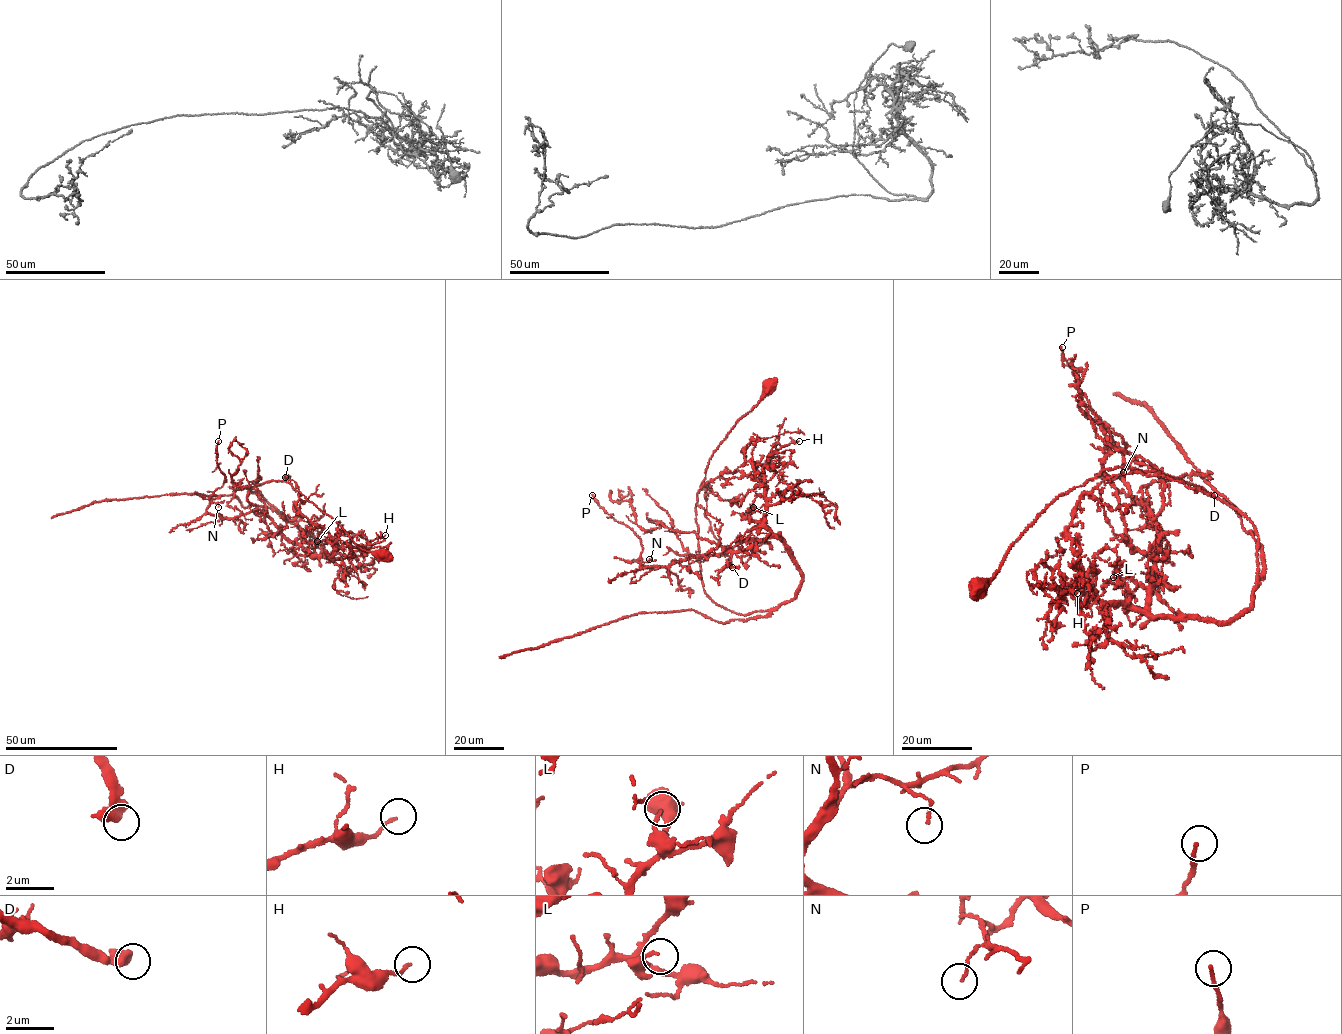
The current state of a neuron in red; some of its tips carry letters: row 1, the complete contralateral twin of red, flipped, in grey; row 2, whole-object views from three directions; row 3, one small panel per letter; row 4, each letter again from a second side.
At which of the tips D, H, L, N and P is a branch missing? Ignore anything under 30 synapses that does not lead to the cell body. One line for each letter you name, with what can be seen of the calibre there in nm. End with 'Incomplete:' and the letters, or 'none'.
Incomplete: none

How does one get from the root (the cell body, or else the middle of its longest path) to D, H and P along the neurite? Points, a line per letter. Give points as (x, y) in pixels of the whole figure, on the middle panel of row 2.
D: (769, 384), (709, 459), (701, 577), (745, 615), (802, 579), (767, 486), (737, 471), (703, 484), (732, 567)
H: (769, 384), (697, 496), (704, 592), (733, 612), (800, 586), (765, 525), (763, 473), (799, 441)
P: (769, 384), (709, 459), (701, 577), (741, 615), (794, 597), (779, 538), (641, 567), (592, 495)

